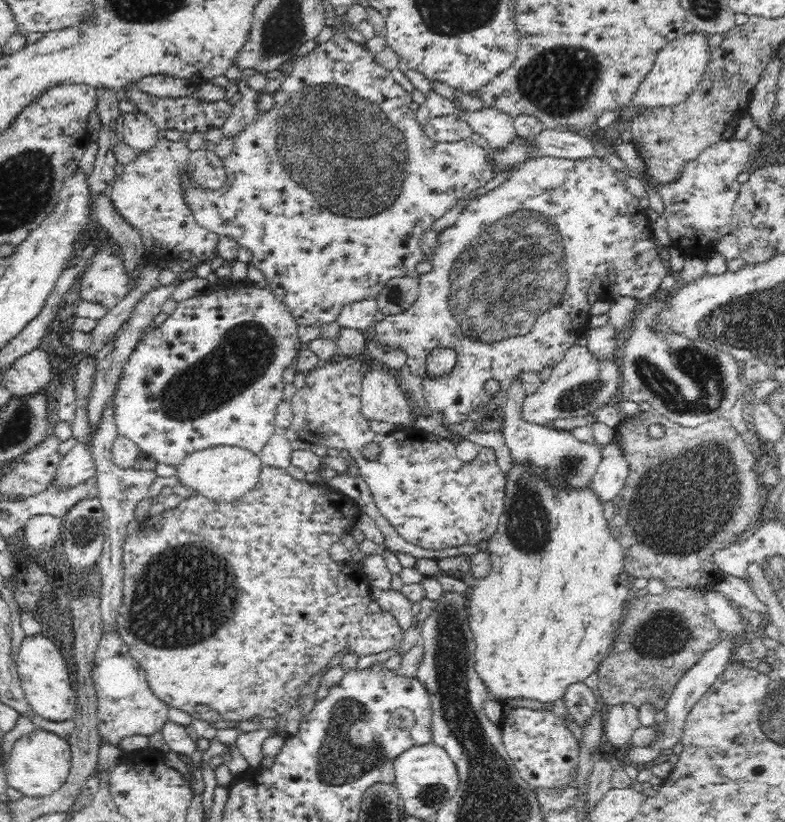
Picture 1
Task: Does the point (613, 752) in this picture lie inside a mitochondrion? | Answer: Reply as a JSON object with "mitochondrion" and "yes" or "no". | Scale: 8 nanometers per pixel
{"mitochondrion":"no"}

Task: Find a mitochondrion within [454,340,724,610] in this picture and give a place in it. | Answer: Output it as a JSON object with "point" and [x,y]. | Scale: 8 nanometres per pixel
{"point":[528,529]}

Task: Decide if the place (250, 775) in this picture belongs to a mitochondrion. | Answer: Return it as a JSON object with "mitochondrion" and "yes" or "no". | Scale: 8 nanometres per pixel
{"mitochondrion":"no"}

